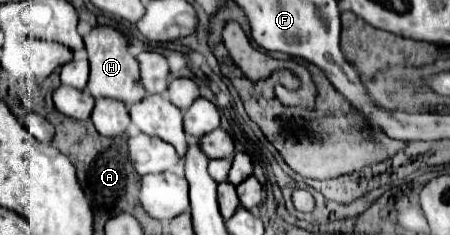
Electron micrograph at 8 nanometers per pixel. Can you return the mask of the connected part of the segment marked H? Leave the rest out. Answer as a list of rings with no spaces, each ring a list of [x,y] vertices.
[[[95,27],[89,35],[85,35],[85,49],[89,53],[89,65],[91,65],[87,89],[95,99],[109,97],[131,107],[133,103],[139,103],[147,95],[143,85],[139,83],[139,65],[135,57],[129,55],[127,39],[119,31],[111,27]]]

